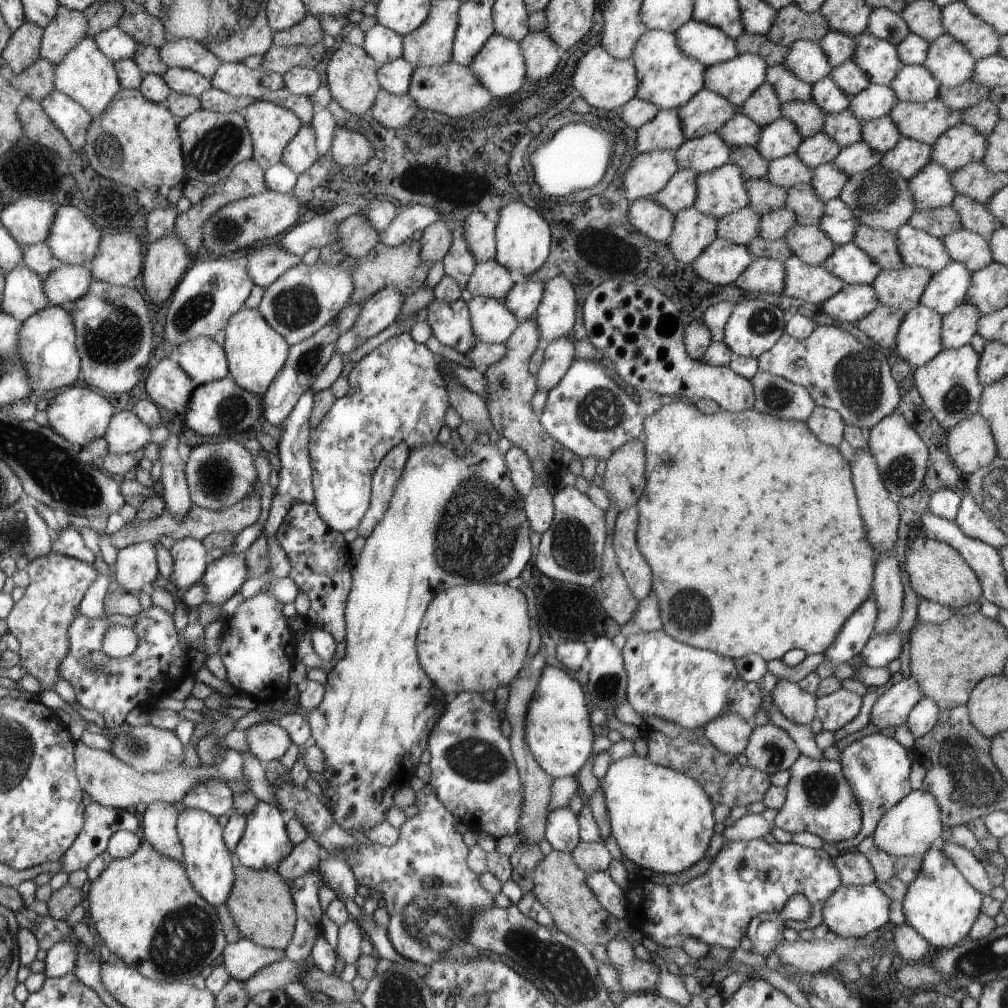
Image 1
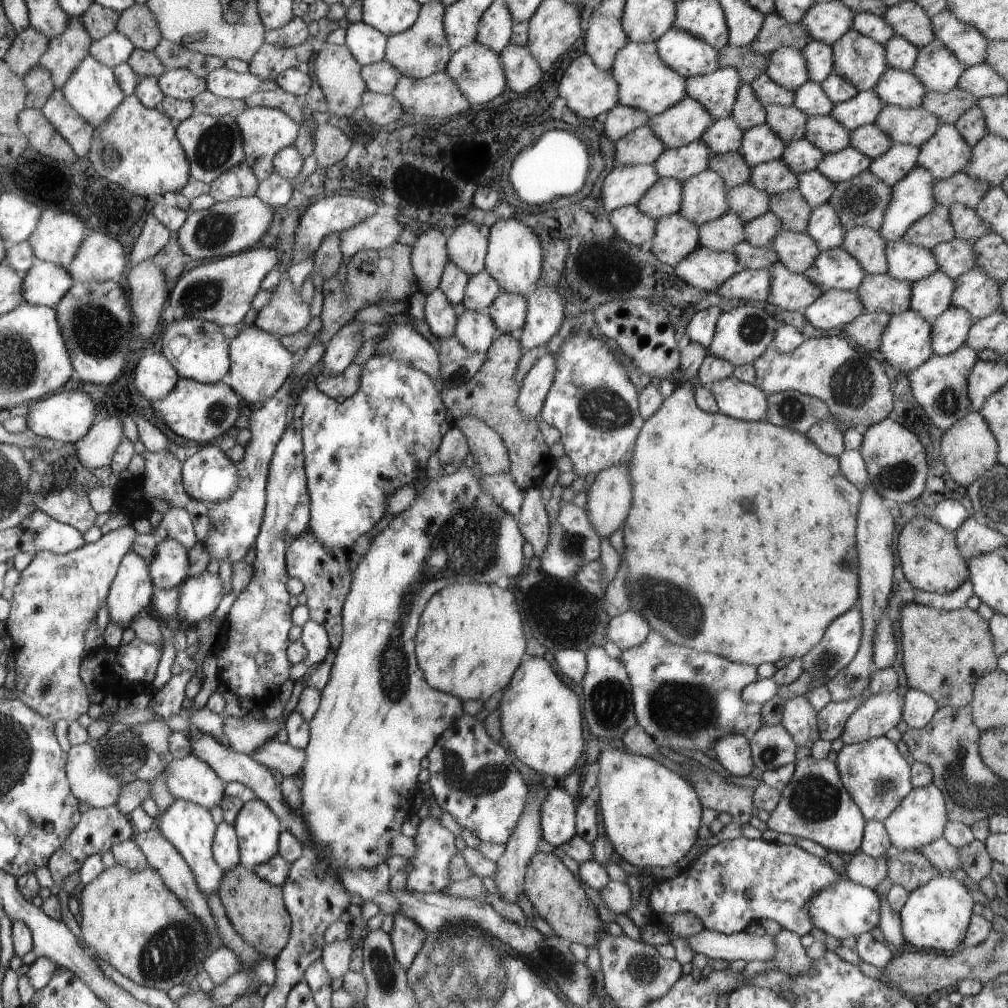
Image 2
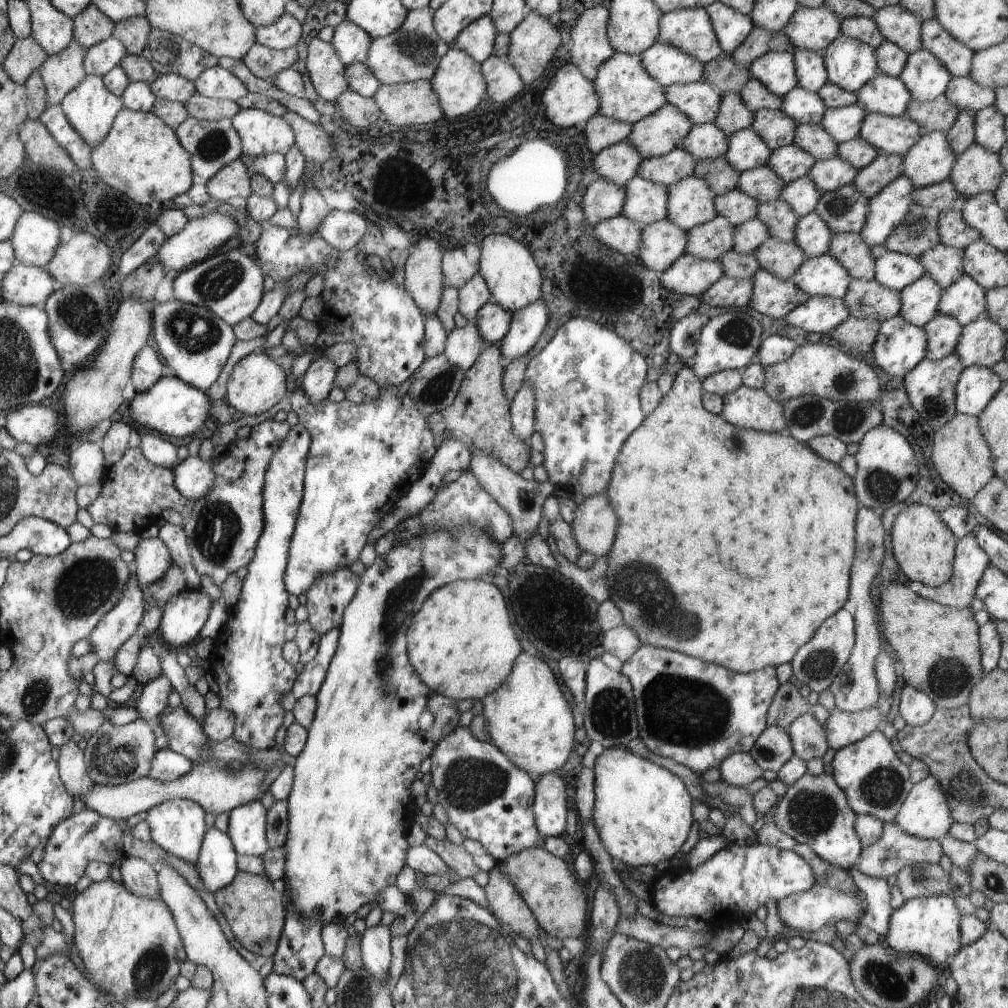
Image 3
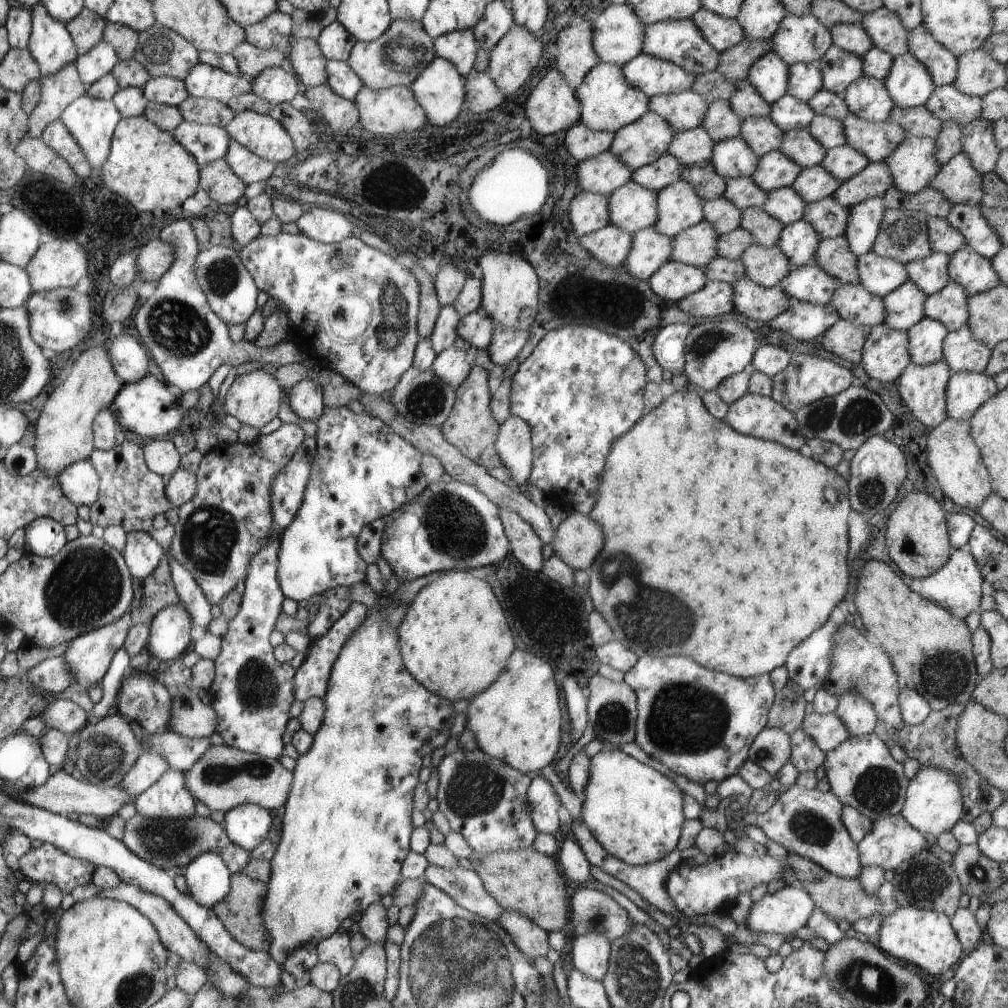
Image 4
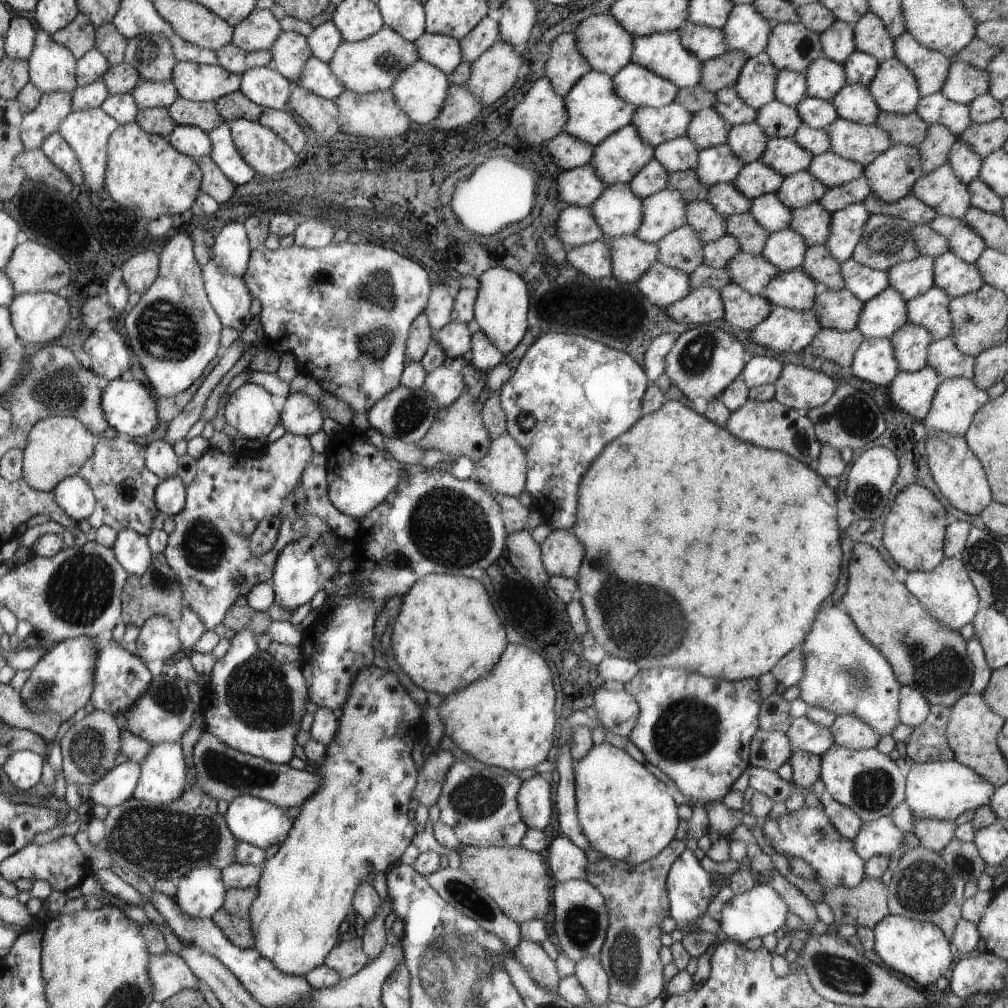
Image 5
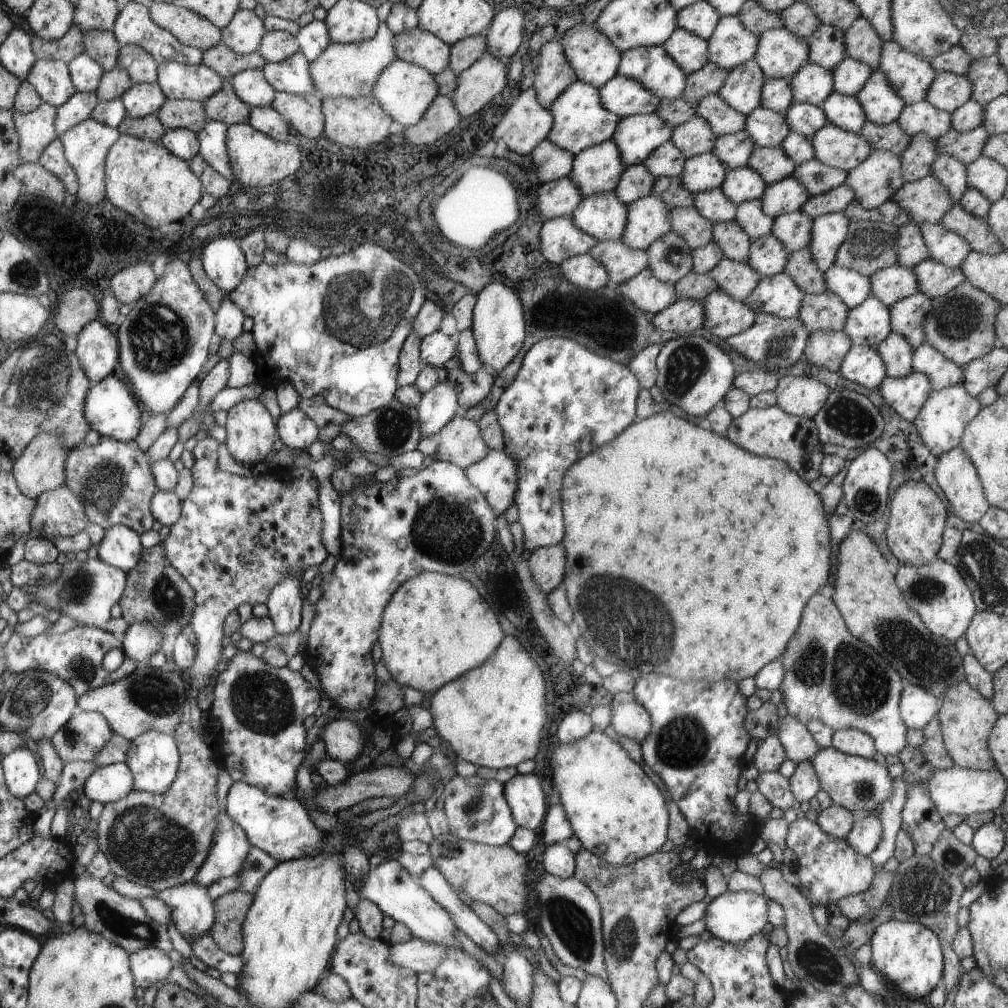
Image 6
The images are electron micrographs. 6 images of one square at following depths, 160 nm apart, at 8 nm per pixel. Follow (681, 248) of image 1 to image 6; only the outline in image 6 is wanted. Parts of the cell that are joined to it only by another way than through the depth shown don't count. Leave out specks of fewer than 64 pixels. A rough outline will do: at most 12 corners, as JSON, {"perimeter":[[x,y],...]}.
{"perimeter":[[622,240],[598,241],[589,253],[616,286],[649,266],[646,251]]}

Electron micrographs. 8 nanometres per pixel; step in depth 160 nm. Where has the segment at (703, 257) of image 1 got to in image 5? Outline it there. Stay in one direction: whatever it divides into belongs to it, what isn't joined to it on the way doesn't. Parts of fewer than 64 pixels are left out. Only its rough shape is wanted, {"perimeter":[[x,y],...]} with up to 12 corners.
{"perimeter":[[660,261],[635,283],[663,309],[692,290],[688,274]]}

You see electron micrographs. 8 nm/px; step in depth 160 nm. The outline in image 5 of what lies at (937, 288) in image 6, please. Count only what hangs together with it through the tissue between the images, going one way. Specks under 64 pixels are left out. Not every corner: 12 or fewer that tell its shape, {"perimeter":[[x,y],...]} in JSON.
{"perimeter":[[951,251],[934,259],[934,284],[951,297],[984,285]]}

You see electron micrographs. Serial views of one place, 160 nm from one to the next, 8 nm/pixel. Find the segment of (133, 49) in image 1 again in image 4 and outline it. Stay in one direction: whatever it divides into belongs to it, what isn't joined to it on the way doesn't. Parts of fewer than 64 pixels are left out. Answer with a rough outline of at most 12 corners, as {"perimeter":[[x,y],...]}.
{"perimeter":[[101,41],[75,65],[90,86],[110,73],[119,60]]}

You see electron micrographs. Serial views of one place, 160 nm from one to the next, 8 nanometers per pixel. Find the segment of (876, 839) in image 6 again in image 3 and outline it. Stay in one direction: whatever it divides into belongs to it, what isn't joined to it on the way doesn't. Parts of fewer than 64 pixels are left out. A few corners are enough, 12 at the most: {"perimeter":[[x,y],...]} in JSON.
{"perimeter":[[884,823],[856,868],[884,879],[914,863],[939,863],[940,841]]}

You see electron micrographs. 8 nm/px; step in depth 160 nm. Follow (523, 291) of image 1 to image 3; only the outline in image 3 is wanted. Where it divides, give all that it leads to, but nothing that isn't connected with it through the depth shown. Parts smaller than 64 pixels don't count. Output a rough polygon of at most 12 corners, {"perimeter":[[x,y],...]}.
{"perimeter":[[489,300],[474,324],[483,340],[502,342],[512,313]]}

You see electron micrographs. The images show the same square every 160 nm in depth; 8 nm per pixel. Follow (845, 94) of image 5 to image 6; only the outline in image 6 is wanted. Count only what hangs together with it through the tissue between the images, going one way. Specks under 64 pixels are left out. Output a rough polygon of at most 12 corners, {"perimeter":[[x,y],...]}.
{"perimeter":[[834,91],[820,108],[828,123],[858,133],[867,121],[855,96]]}

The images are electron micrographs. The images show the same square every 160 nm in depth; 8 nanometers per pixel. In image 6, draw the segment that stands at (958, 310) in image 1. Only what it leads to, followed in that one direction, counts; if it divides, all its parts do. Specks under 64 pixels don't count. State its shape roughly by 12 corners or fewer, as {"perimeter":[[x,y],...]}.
{"perimeter":[[892,331],[874,349],[886,377],[913,371],[914,349]]}

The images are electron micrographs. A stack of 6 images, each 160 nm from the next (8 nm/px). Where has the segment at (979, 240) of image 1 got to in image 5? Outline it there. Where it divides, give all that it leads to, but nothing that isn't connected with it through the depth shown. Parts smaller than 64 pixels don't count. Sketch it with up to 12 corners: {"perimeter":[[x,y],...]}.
{"perimeter":[[918,256],[892,266],[889,286],[904,297],[934,287],[934,259]]}

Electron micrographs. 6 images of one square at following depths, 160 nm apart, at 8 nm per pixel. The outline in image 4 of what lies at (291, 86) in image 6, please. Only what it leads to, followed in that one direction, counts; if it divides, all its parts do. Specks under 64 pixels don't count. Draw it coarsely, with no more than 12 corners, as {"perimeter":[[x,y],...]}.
{"perimeter":[[329,60],[326,85],[352,101],[363,89],[346,61]]}

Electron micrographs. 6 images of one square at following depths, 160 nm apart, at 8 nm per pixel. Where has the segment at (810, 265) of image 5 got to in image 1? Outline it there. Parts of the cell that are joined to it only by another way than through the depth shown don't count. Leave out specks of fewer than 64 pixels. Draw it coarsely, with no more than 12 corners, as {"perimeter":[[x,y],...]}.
{"perimeter":[[859,224],[851,241],[882,270],[905,266],[895,231]]}

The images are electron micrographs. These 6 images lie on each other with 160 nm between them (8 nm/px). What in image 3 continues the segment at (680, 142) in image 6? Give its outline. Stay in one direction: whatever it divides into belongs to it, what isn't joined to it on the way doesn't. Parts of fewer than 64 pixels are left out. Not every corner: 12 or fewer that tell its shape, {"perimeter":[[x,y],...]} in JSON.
{"perimeter":[[724,93],[714,124],[729,137],[753,112],[739,93]]}

